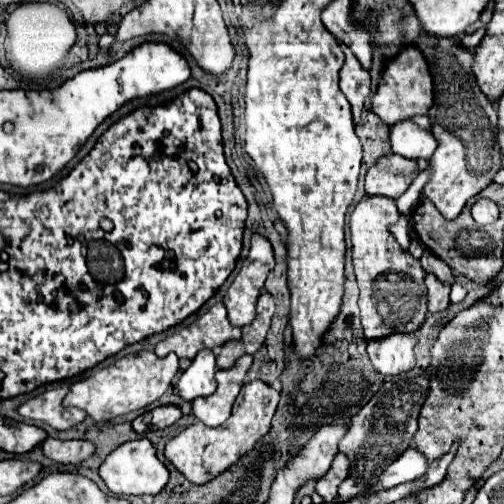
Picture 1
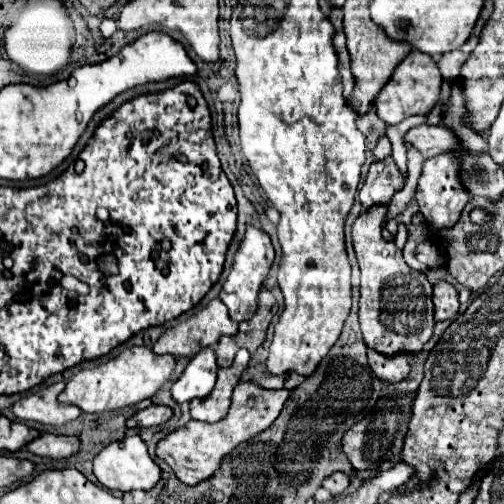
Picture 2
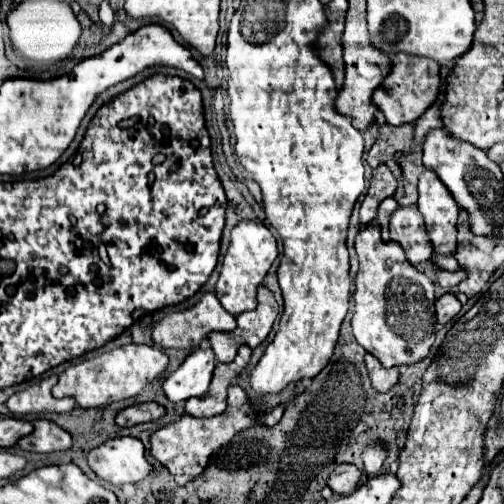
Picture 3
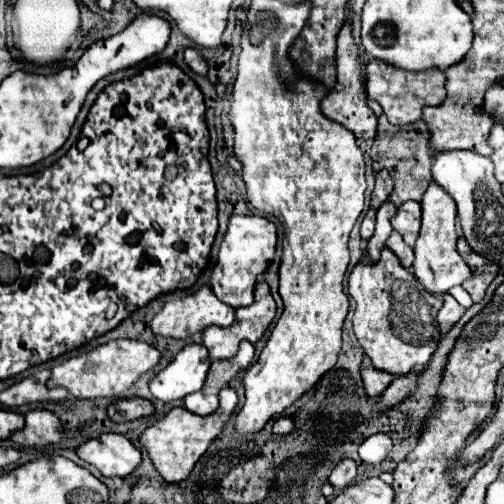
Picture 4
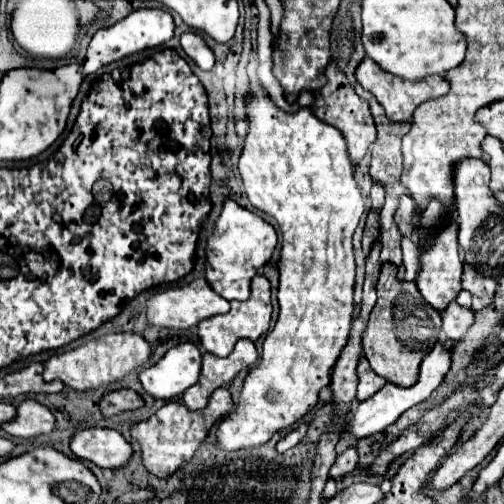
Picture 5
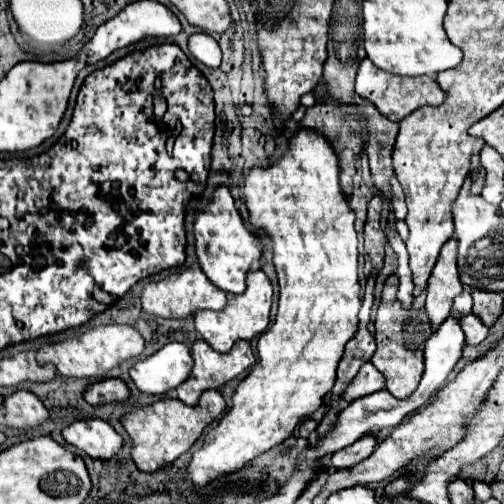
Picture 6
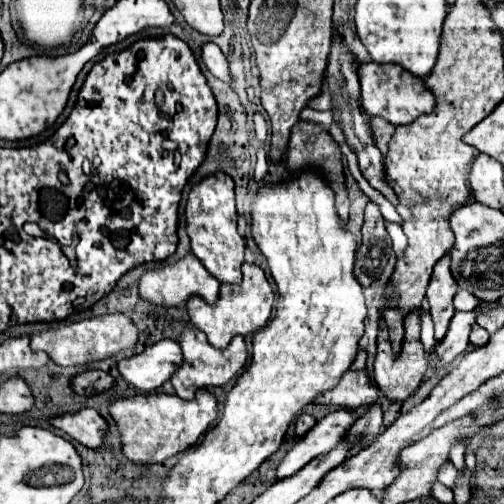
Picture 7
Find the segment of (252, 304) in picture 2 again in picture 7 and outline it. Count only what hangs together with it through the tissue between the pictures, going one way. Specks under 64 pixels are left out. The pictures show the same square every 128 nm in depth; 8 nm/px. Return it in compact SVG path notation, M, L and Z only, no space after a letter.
M218 172L196 184L188 196L186 220L188 220L188 236L192 242L192 252L204 264L204 268L220 284L240 284L242 280L240 268L244 264L246 242L236 230L236 204L234 204L232 178L224 172Z

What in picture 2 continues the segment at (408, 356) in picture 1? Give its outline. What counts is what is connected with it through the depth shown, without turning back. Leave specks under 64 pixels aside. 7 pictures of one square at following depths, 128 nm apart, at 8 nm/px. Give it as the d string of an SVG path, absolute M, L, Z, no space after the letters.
M368 348L368 364L372 372L386 382L400 382L410 372L408 356L396 356L396 360L388 360L388 356L380 356L380 352L372 352L372 348Z

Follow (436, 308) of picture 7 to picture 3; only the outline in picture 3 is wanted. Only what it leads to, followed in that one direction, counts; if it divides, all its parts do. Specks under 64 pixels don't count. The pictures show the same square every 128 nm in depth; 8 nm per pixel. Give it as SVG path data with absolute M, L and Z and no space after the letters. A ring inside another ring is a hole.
M424 170L418 182L418 210L424 216L428 238L438 254L454 254L458 204L432 170ZM460 268L458 272L446 272L446 270L438 270L436 272L438 274L438 278L436 278L436 282L442 286L442 288L452 288L452 286L456 286L456 284L460 284L464 278L466 278L466 272Z

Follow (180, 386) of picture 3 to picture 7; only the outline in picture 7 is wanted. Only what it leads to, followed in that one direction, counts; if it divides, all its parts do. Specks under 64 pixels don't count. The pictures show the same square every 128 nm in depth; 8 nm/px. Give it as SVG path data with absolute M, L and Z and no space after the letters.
M160 340L154 346L146 348L142 354L136 354L118 364L120 374L142 392L158 390L166 380L172 378L172 372L180 368L184 356L176 340Z

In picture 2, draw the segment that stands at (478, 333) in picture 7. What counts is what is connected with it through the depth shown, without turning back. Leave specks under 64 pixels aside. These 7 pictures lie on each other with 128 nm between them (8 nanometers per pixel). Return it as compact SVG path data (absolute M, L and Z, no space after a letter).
M438 280L434 284L432 300L434 300L434 318L436 320L448 320L448 318L456 316L458 306L460 306L458 290L450 282Z

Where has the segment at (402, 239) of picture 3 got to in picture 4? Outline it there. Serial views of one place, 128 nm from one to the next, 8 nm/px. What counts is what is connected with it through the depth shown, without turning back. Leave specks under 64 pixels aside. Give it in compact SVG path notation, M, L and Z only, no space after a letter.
M404 202L402 206L398 206L398 212L392 216L392 228L412 248L418 238L418 232L420 232L420 204Z

